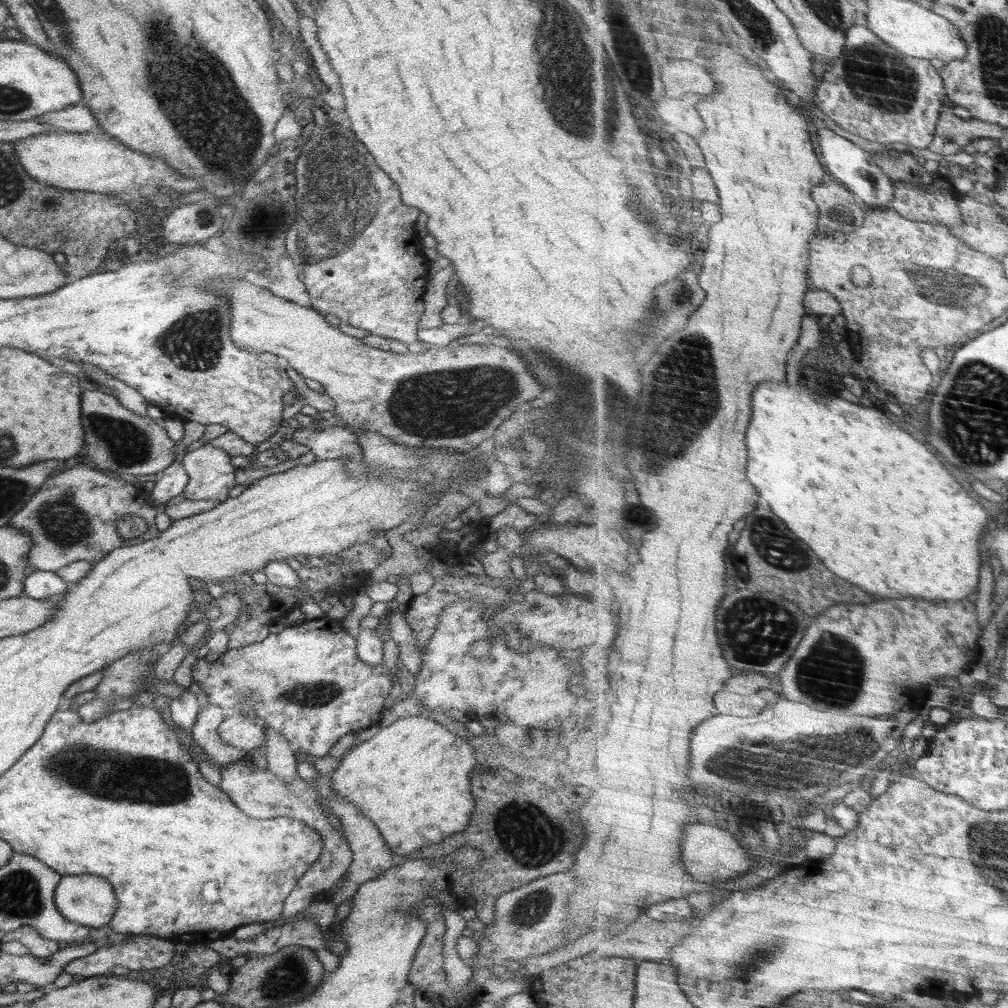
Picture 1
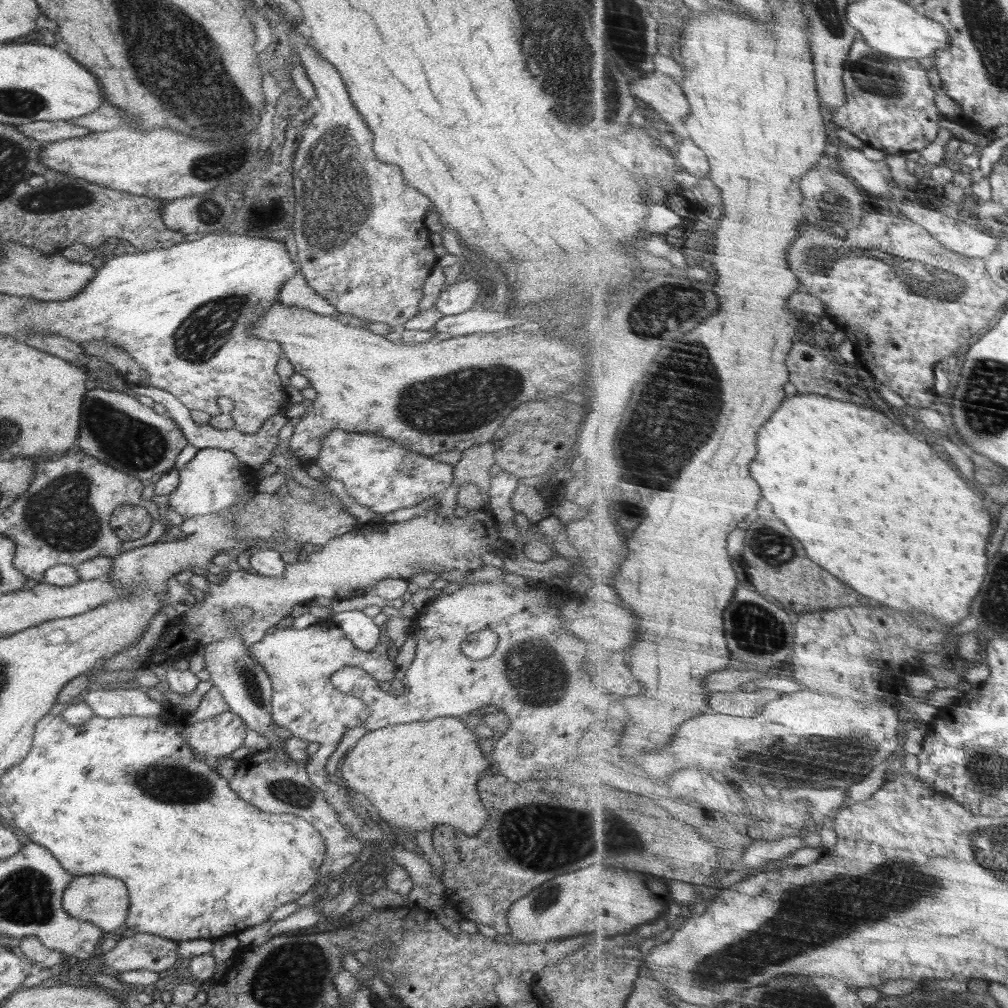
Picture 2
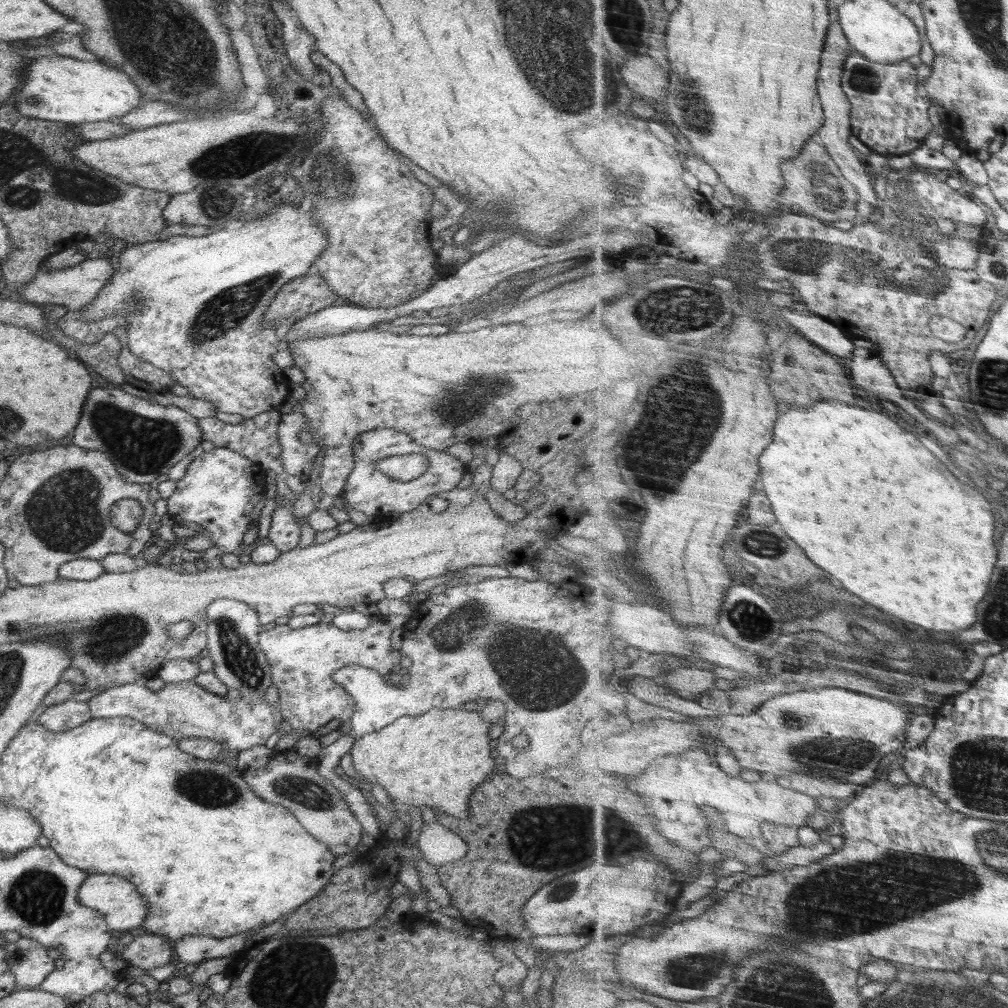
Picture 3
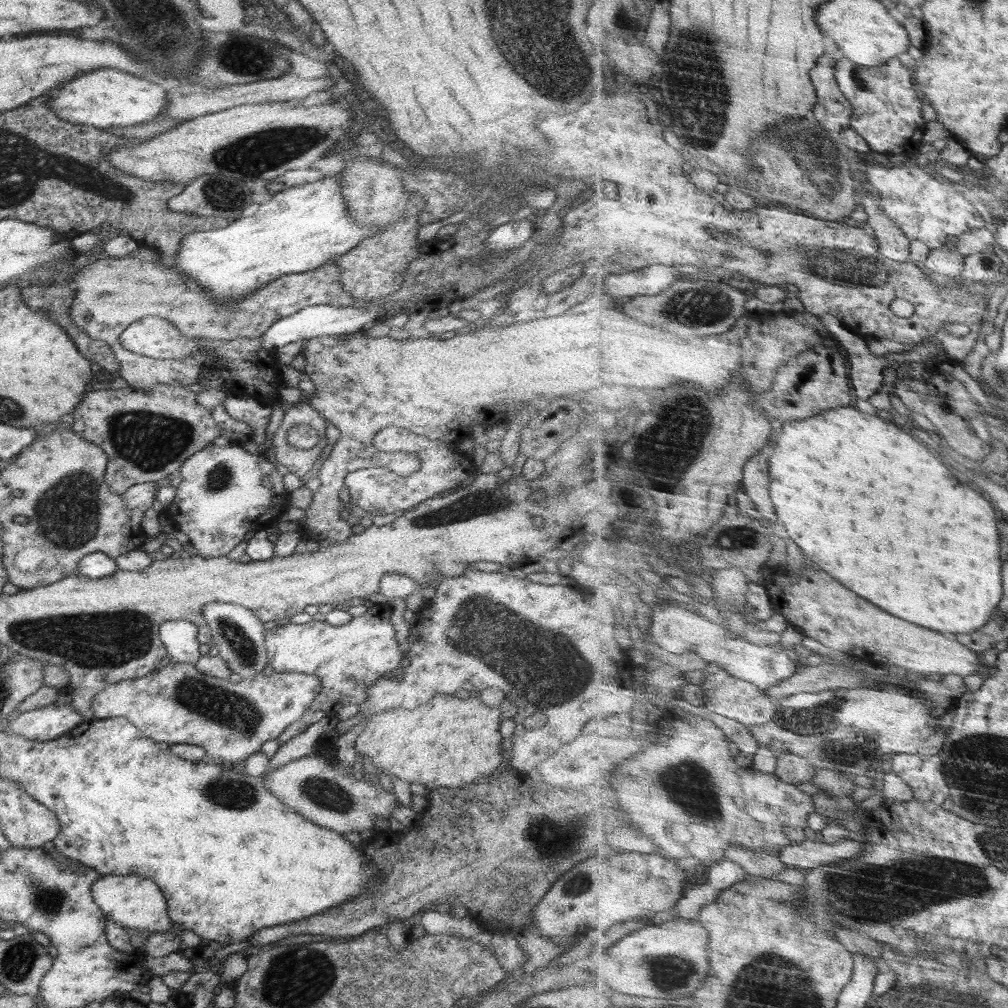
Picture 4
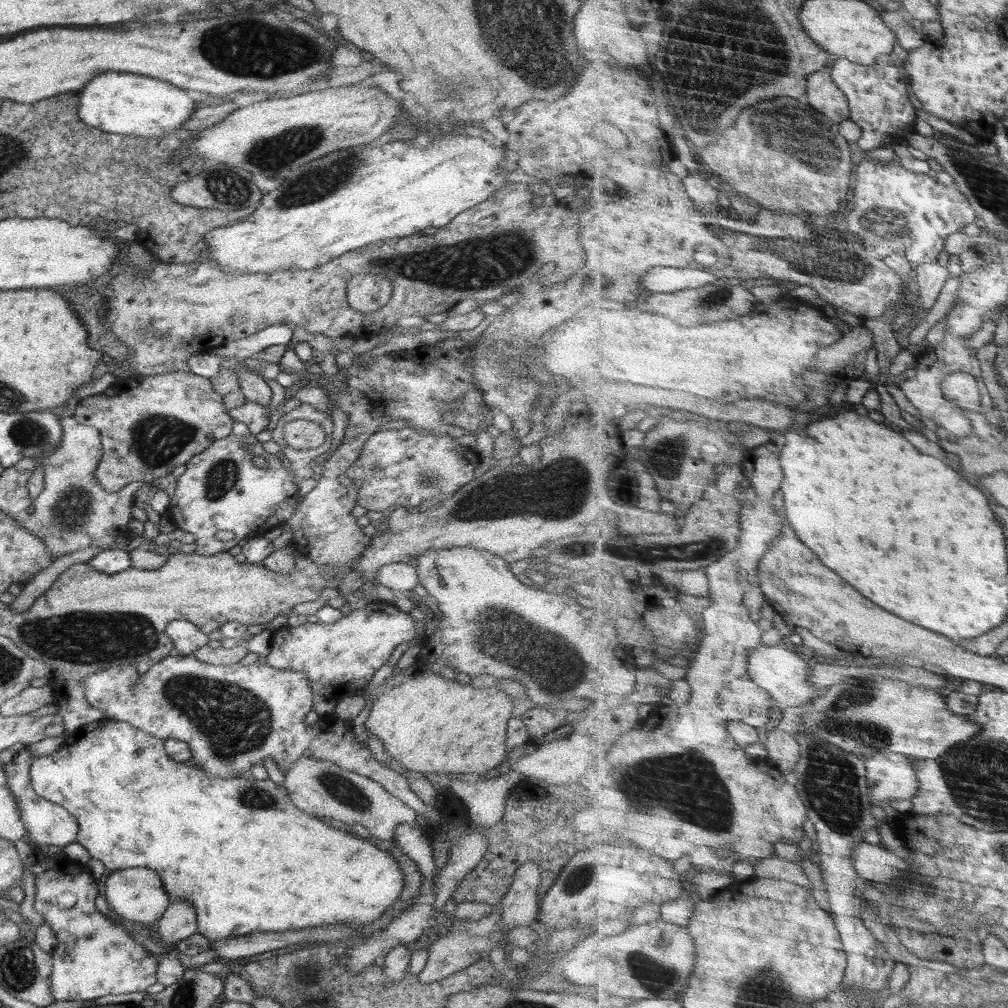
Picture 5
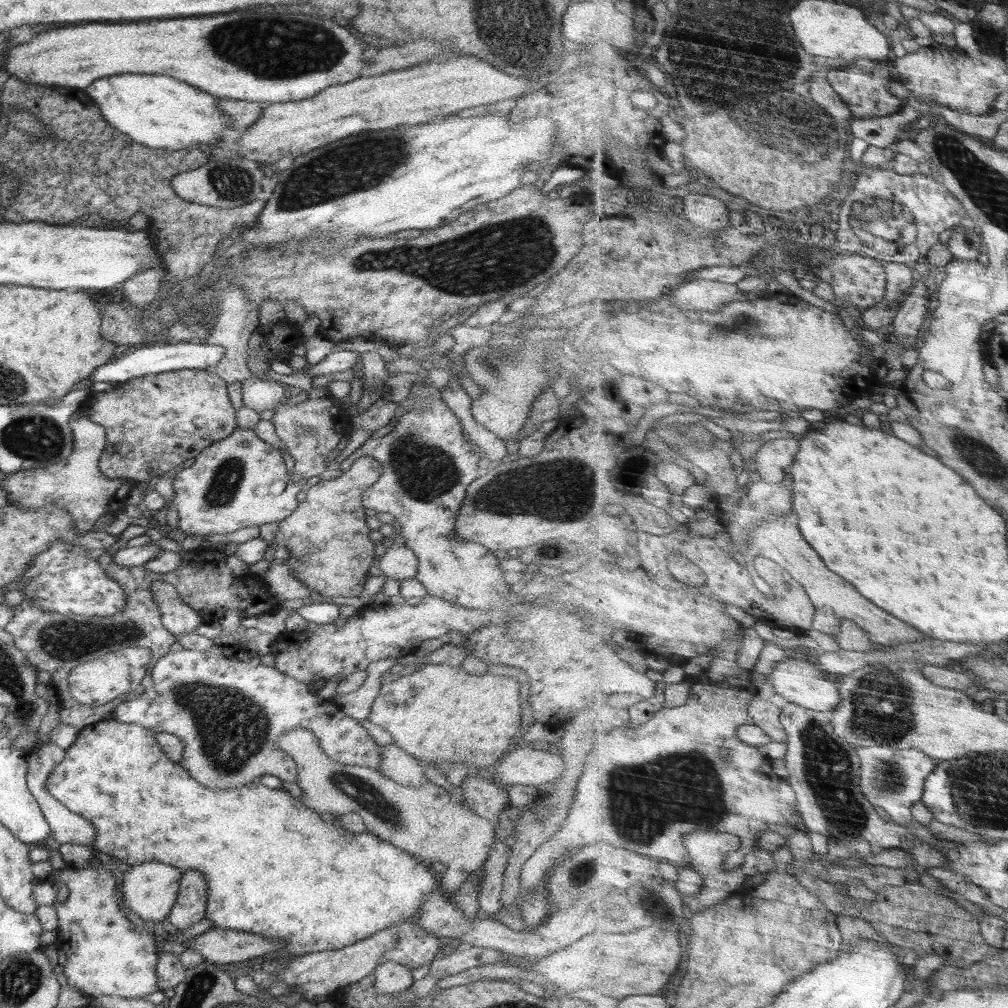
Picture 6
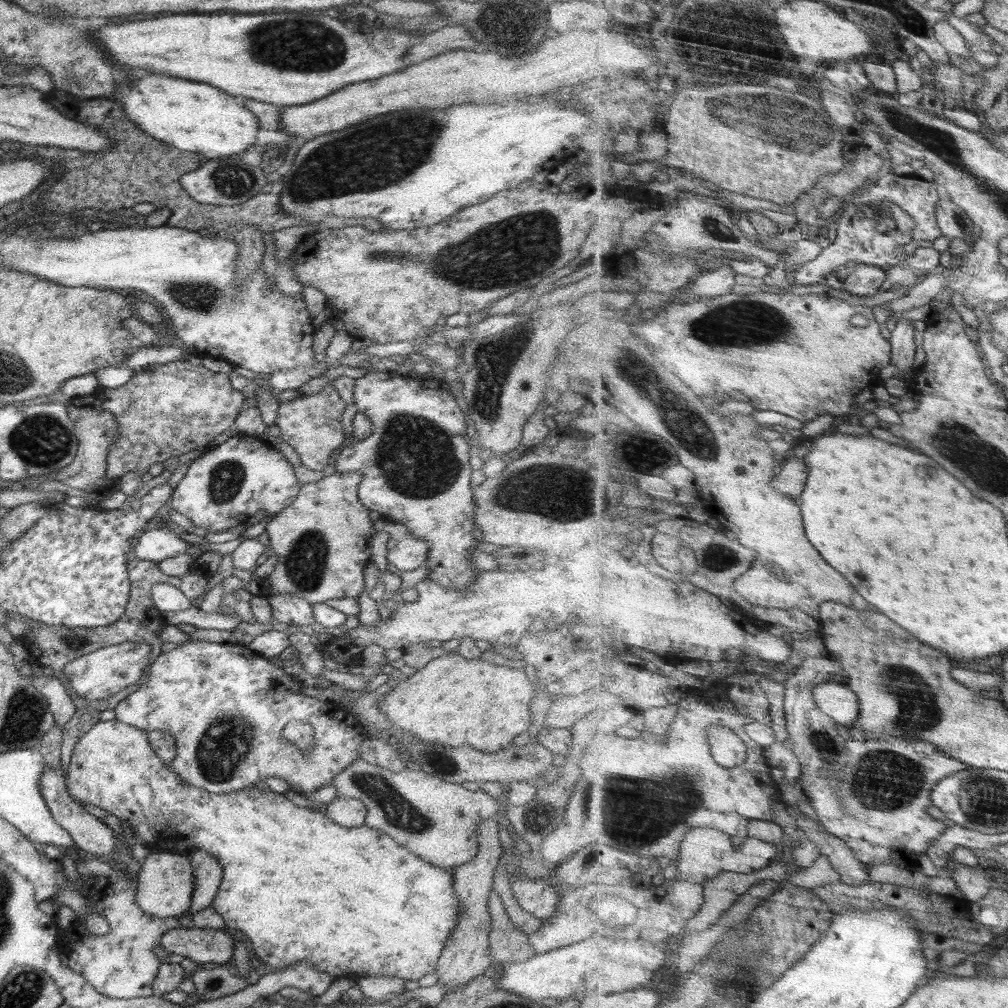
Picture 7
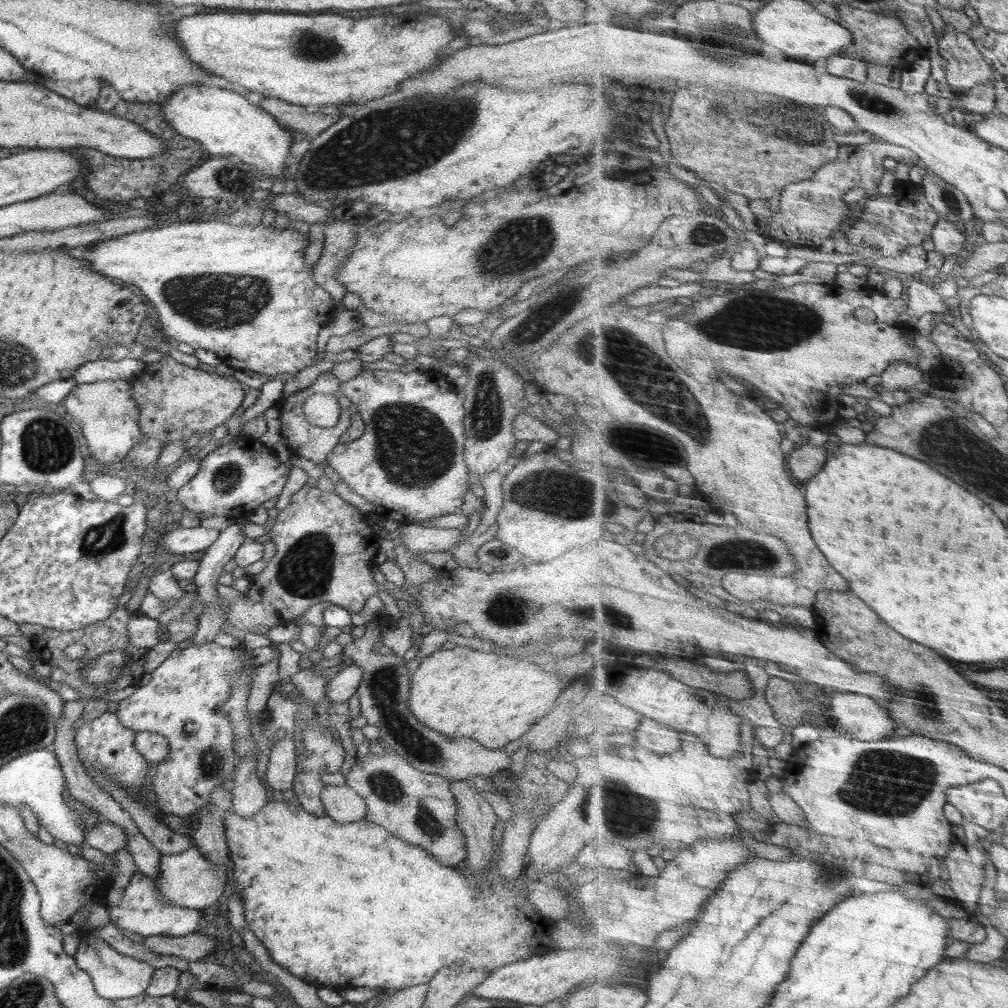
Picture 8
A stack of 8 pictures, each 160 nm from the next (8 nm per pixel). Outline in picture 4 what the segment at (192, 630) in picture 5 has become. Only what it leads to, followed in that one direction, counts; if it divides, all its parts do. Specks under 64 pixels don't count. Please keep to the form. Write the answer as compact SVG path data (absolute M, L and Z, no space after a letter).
M185 620L164 621L159 628L159 637L170 654L171 662L195 664L200 655L197 626Z

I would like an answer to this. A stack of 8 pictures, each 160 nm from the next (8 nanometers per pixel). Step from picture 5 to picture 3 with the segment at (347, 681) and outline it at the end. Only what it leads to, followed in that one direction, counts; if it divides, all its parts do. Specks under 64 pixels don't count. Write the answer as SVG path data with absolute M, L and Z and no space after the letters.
M381 614L370 615L371 623L364 630L343 631L332 623L317 623L300 629L291 629L288 624L276 625L274 628L259 632L259 647L264 651L271 668L271 684L279 692L277 700L280 714L294 732L308 730L309 734L318 739L326 736L332 730L337 730L345 719L354 714L355 700L335 680L332 673L340 667L360 665L372 670L374 676L379 678L384 674L395 674L401 669L402 653L392 648L390 635L394 628L386 623L386 617Z

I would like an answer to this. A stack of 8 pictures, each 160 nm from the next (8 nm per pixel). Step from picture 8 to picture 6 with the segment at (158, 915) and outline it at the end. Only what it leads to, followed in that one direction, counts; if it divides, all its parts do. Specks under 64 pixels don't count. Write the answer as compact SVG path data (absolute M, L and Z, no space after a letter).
M69 866L63 871L54 870L50 875L50 882L68 888L64 904L57 899L53 903L58 915L57 940L54 943L67 956L62 972L71 988L87 996L143 998L160 989L156 967L161 945L154 939L153 924L156 921L145 921L145 926L136 926L127 919L117 888L107 872L108 867Z

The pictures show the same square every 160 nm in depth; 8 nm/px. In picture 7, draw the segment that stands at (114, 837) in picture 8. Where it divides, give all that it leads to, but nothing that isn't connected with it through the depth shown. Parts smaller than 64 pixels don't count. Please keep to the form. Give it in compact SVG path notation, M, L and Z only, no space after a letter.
M46 765L44 774L42 774L42 780L40 780L40 787L42 787L42 797L44 797L44 801L50 808L54 821L70 834L73 838L73 844L97 856L112 852L112 848L114 848L113 830L102 821L99 821L98 818L89 814L80 803L74 802L65 786L61 767L57 770L52 770L52 768L48 768Z

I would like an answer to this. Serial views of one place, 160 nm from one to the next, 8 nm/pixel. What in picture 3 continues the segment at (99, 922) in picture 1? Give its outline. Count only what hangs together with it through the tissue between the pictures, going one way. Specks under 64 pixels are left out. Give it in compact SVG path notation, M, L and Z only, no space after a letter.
M112 874L88 875L78 892L78 901L88 908L96 909L107 922L111 930L126 932L129 929L141 928L143 920L147 917L149 904L146 904L144 897L136 891L129 880Z

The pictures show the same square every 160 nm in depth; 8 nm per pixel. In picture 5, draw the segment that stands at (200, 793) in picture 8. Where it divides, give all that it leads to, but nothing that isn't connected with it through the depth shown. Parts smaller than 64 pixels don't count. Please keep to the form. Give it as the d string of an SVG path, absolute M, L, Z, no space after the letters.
M182 654L163 658L153 664L142 676L133 664L123 664L99 670L87 676L85 680L85 700L90 706L105 712L108 719L131 724L134 728L159 737L163 741L172 738L185 742L192 753L190 763L204 771L208 778L230 780L246 776L252 766L263 765L267 758L274 760L280 771L288 772L288 768L291 768L300 757L314 757L378 782L389 794L396 796L413 808L412 810L418 815L423 816L428 824L440 822L440 812L435 805L424 804L410 790L405 778L380 764L368 746L360 745L364 743L357 740L350 721L338 722L329 717L307 725L304 720L306 714L313 709L313 695L309 678L301 672L283 671L268 664L260 665L258 662L247 666L242 666L240 663L228 666L208 664L198 660L194 655Z

